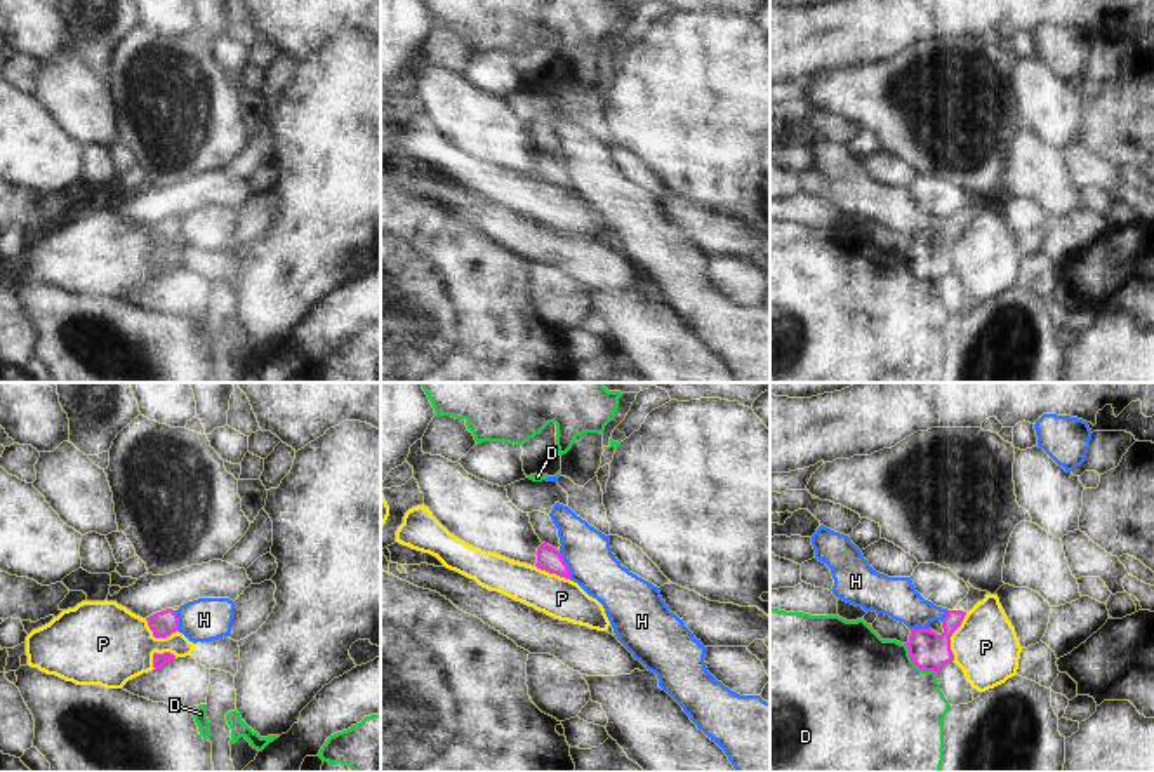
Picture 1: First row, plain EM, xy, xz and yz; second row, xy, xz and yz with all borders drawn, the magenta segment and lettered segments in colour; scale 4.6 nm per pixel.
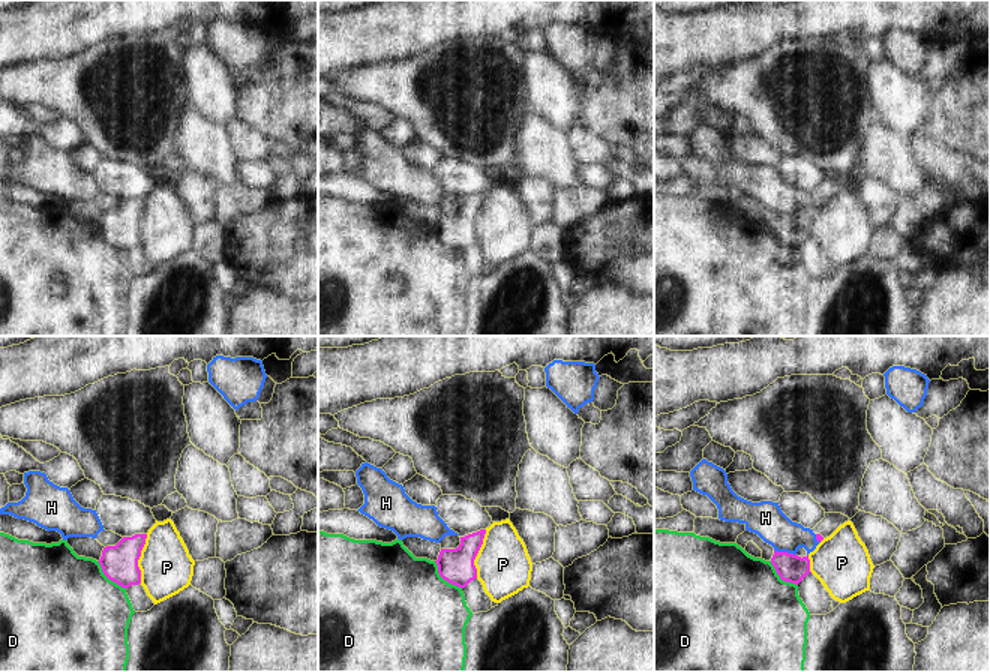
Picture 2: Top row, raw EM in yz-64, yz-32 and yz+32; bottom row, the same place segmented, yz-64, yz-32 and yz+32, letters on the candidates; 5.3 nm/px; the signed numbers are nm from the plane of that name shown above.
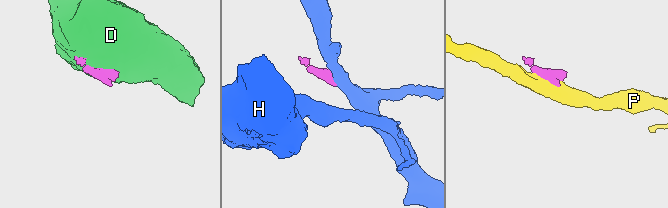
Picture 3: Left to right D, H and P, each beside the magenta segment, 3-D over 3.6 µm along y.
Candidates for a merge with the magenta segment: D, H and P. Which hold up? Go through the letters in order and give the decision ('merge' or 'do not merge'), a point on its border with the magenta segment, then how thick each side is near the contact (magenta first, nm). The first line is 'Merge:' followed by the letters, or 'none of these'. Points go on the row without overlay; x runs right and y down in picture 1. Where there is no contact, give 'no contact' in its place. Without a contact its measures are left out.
Merge: none of these
D: do not merge; contact yz (916, 275); calibres 180 and 500 nm
H: do not merge; contact xz (567, 176); calibres 110 and 220 nm
P: do not merge; contact yz (951, 246); calibres 180 and 300 nm

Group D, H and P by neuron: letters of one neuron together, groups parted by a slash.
D / H / P

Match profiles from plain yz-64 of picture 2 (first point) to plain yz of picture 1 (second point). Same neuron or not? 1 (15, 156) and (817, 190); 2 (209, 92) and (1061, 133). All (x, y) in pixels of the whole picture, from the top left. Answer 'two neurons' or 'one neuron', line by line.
1: one neuron
2: one neuron

